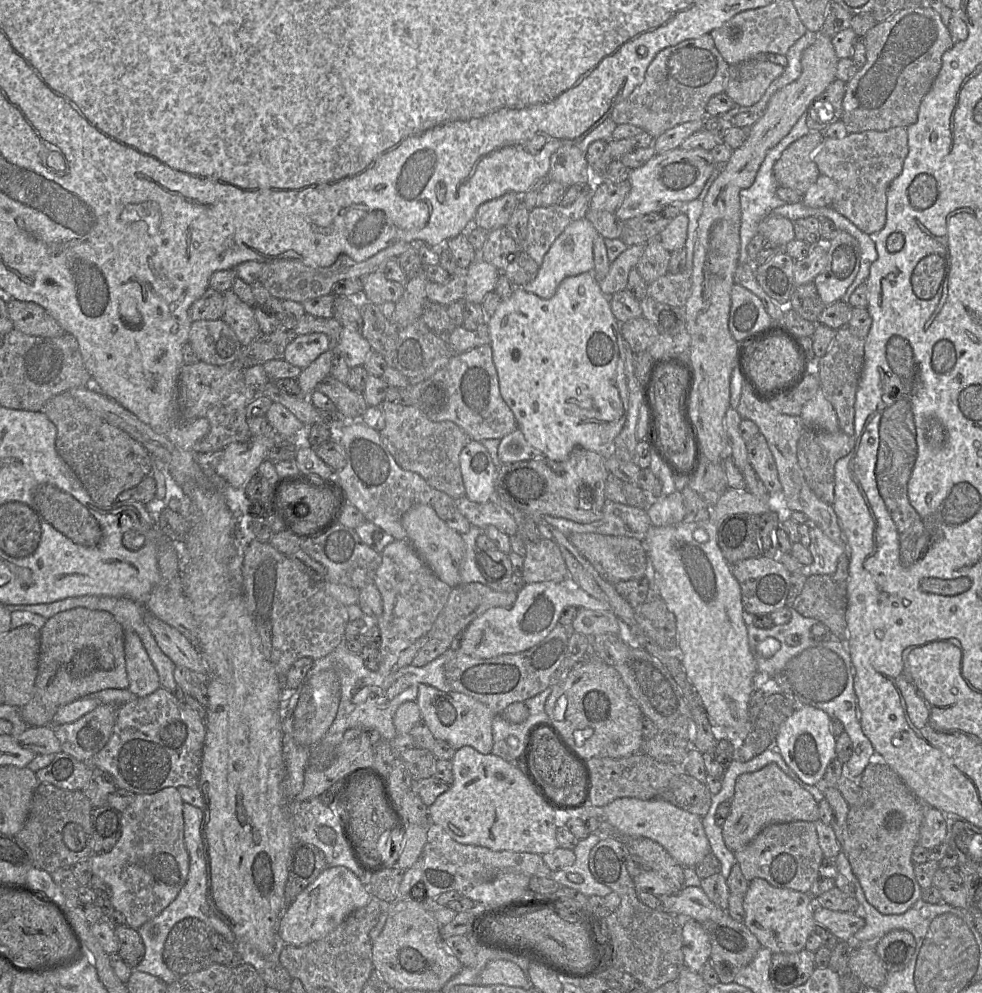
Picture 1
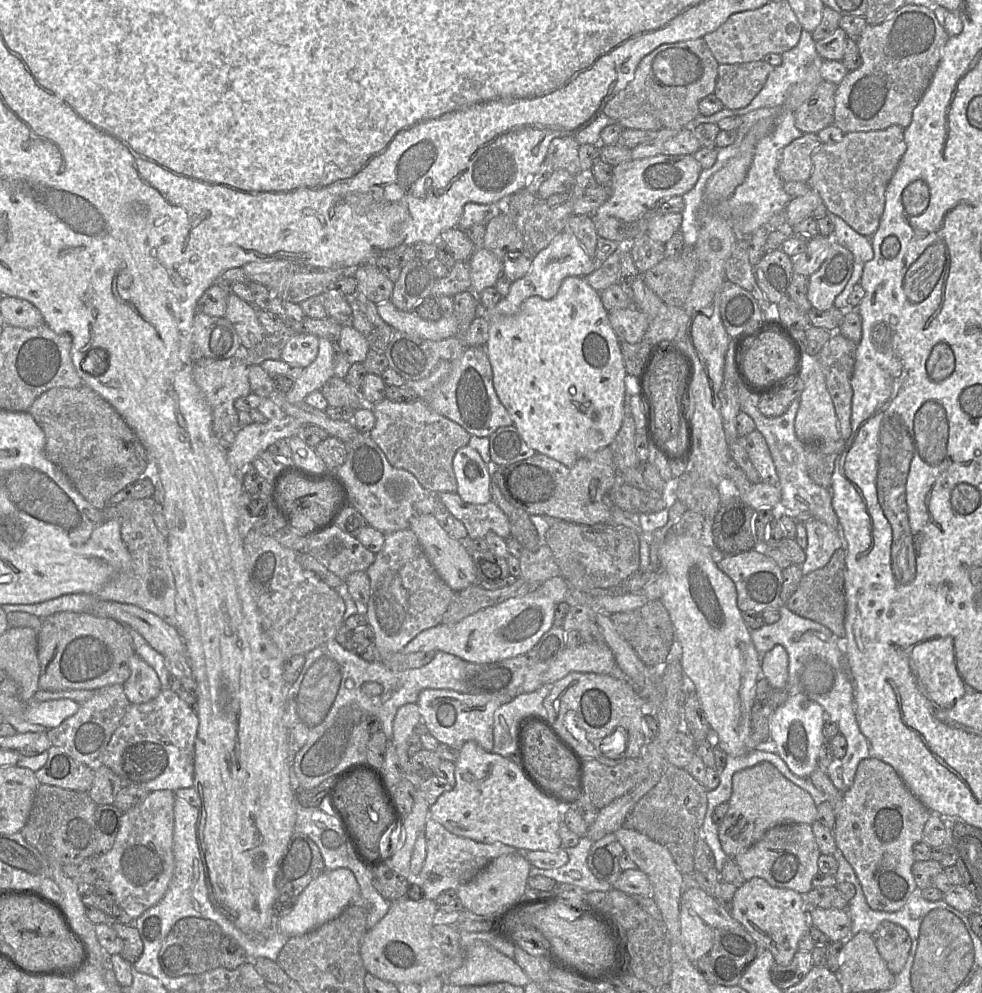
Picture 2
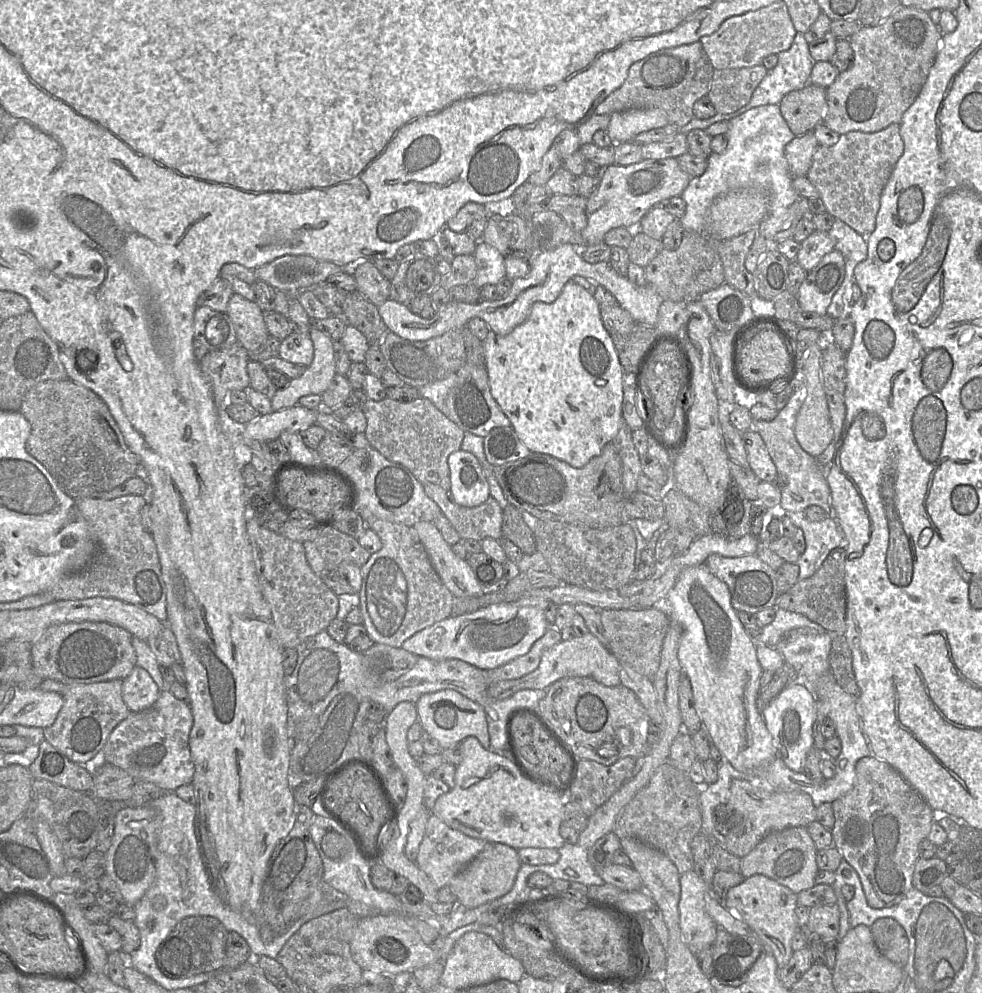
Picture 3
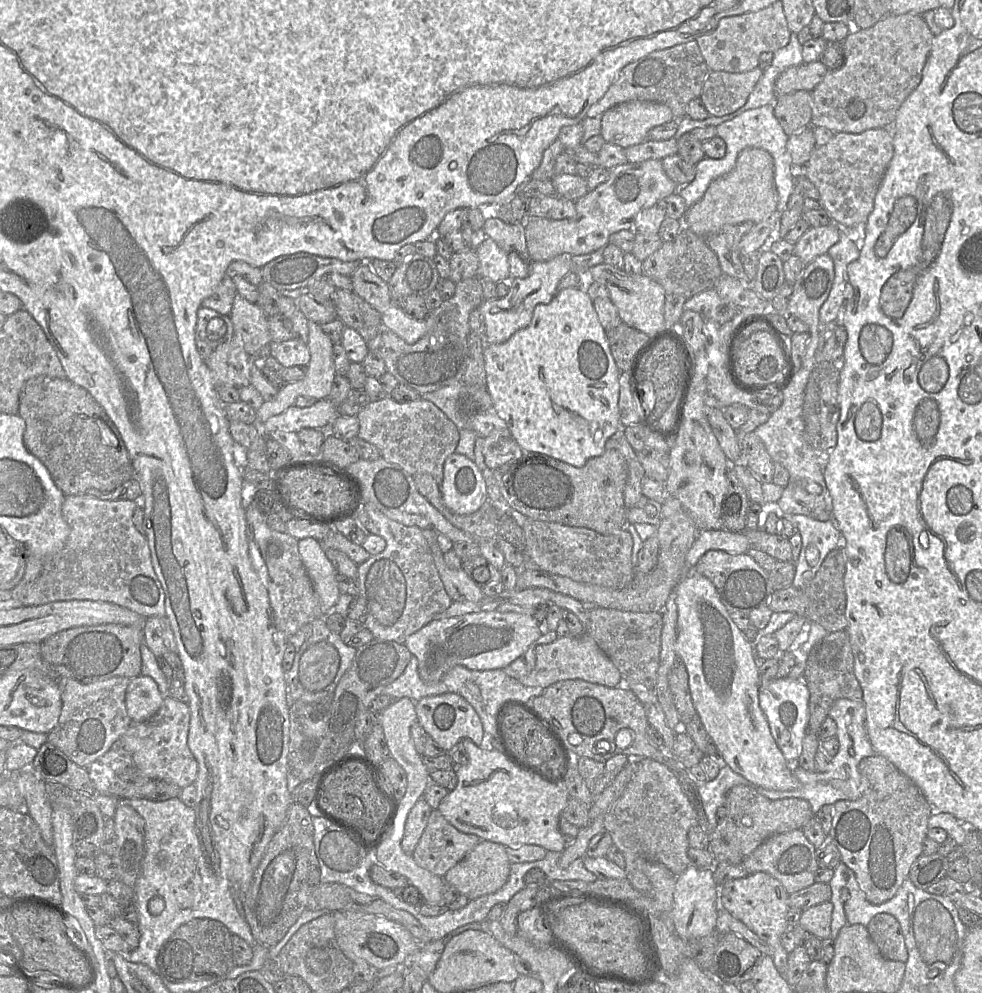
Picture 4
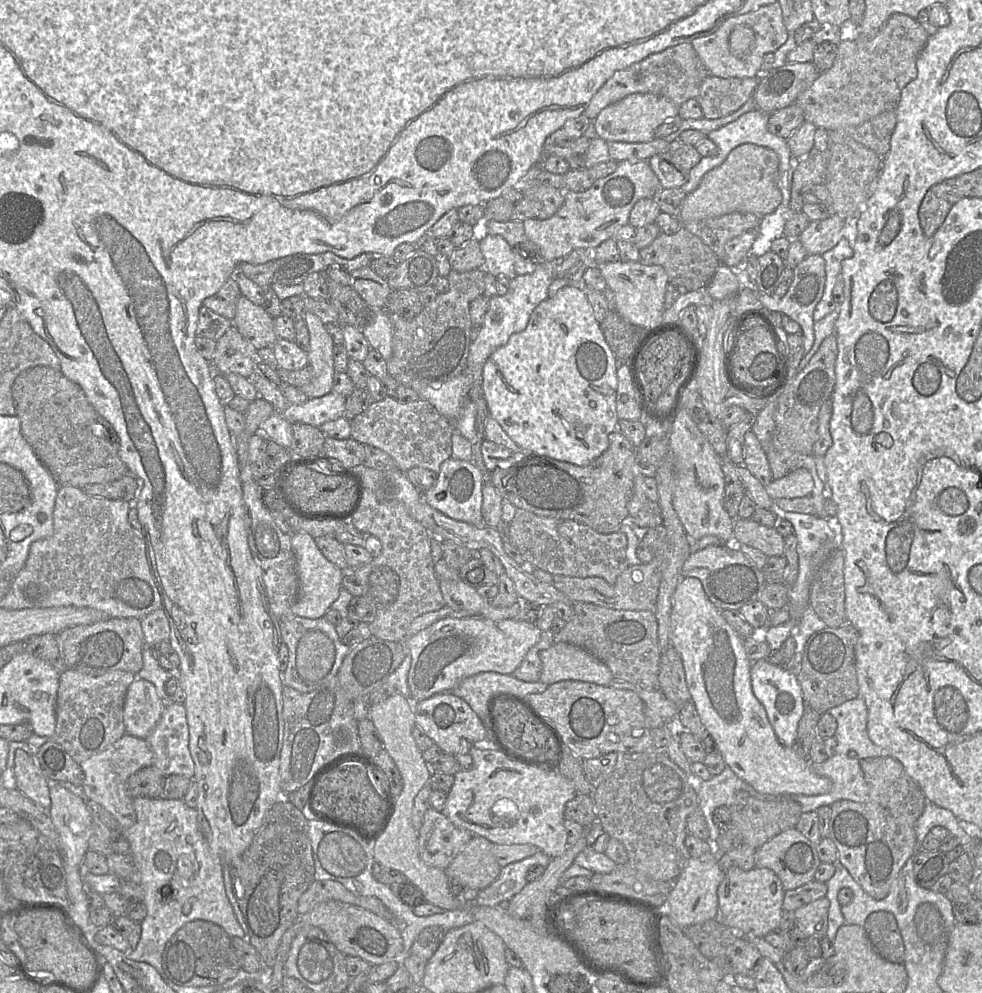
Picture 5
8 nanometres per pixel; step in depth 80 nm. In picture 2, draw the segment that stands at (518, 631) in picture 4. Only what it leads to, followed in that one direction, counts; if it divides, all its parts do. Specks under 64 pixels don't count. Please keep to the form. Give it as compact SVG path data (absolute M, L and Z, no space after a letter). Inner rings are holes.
M528 593L482 609L455 624L440 623L419 633L401 650L404 654L419 651L443 651L472 663L487 664L513 658L530 651L554 626L555 602L548 597Z

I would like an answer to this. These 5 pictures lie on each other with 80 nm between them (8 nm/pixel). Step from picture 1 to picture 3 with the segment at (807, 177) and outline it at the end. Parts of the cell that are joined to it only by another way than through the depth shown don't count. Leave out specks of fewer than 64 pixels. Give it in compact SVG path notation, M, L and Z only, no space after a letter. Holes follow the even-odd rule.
M812 132L796 136L785 146L785 157L789 173L793 178L806 176L811 164L813 153L819 143Z

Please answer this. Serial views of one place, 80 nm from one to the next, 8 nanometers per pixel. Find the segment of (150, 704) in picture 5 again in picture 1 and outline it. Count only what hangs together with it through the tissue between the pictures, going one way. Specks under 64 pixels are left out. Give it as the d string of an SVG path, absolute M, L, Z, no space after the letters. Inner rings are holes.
M125 631L124 653L129 680L128 690L137 698L144 698L158 690L161 685L140 637L133 631Z

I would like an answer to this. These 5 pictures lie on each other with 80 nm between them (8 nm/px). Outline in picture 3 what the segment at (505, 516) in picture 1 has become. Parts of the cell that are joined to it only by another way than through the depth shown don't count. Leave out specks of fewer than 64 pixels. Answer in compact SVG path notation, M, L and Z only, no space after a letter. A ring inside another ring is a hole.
M432 483L422 485L426 495L438 505L461 539L482 541L502 537L502 508L492 497L479 506L463 507L456 504L449 491L442 487Z

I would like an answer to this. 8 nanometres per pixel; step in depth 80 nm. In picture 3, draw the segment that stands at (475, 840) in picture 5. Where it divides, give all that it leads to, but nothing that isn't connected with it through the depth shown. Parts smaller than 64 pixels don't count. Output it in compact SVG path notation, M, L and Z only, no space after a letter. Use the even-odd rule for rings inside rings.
M488 842L485 848L451 879L448 886L462 905L468 909L476 908L507 894L514 886L521 864L518 850L506 844Z

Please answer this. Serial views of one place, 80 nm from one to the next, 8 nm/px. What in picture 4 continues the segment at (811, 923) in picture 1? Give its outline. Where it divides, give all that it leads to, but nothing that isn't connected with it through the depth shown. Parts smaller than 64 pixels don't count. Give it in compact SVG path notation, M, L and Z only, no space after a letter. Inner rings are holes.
M756 872L743 878L729 880L719 888L719 907L743 922L772 948L773 962L781 975L787 971L789 955L781 943L781 936L788 928L788 896L782 884L766 872Z

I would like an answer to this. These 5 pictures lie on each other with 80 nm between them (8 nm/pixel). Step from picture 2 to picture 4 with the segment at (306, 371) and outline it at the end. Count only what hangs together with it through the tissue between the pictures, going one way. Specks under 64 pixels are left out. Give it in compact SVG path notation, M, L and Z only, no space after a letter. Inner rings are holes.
M309 321L309 339L308 349L310 352L310 361L307 366L307 373L304 378L294 383L286 383L274 400L265 401L261 407L256 411L257 423L263 424L269 418L281 414L289 407L295 405L295 401L300 396L309 396L317 400L326 399L331 392L334 377L336 375L334 361L333 361L333 345L331 339L323 332L320 324Z

